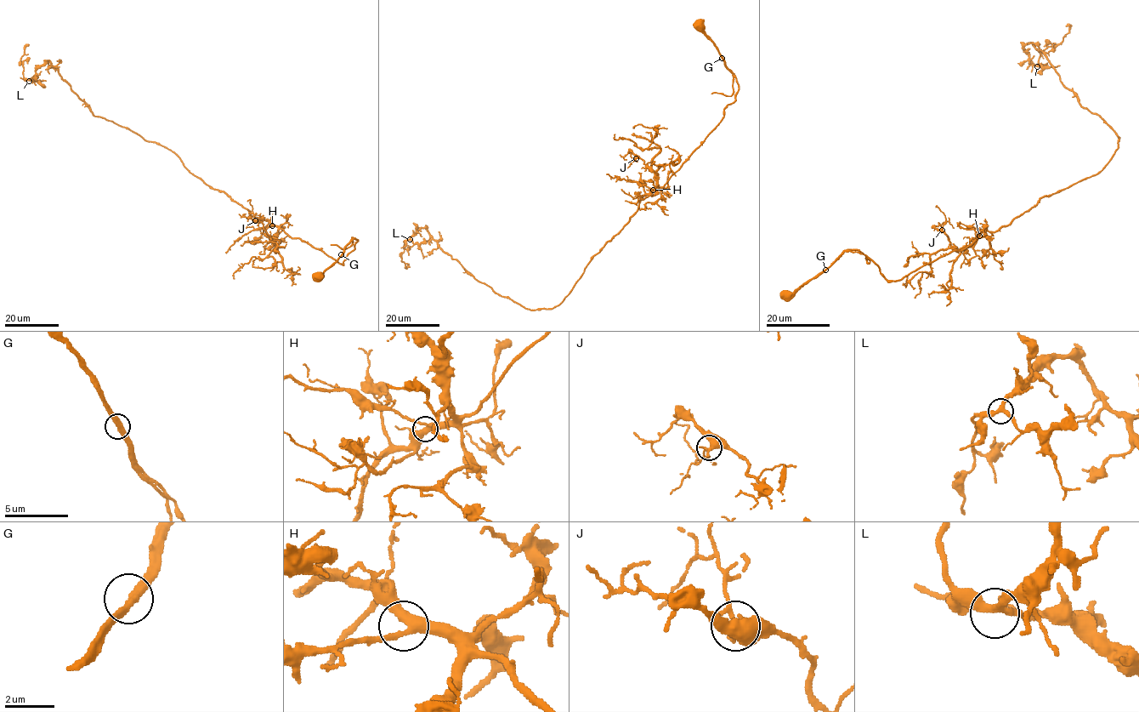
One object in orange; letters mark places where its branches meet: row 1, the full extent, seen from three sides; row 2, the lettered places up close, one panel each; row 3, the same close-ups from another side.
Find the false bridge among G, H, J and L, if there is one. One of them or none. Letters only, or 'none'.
G

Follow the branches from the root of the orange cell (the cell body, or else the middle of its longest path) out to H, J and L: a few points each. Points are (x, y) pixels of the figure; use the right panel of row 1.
H: (788, 295), (823, 273), (844, 251), (866, 254), (887, 280), (898, 281), (939, 257), (962, 251), (979, 236)
J: (788, 295), (823, 273), (844, 251), (866, 254), (887, 280), (898, 281), (976, 241), (954, 249), (942, 230)
L: (788, 295), (849, 251), (900, 280), (1096, 174), (1119, 138), (1028, 43), (1037, 66)

